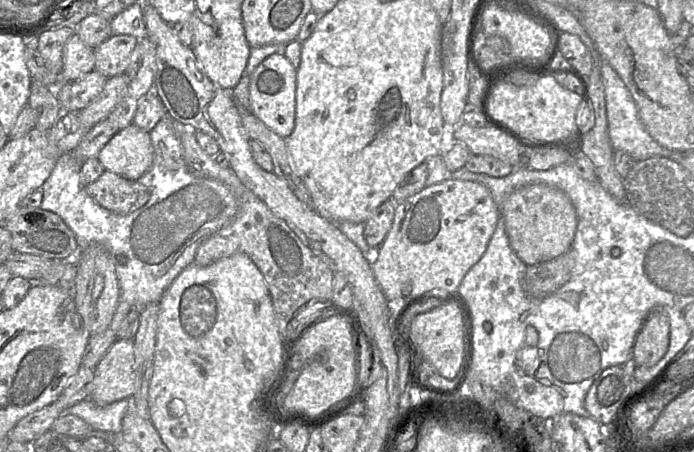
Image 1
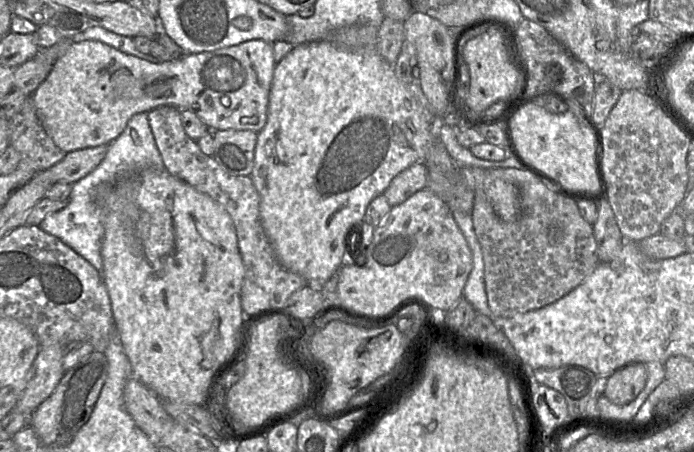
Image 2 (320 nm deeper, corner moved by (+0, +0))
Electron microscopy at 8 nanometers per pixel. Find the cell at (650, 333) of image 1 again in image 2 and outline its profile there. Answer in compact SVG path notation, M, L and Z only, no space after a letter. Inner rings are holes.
M646 363L632 365L617 371L607 379L603 395L618 406L633 402L646 386Z

